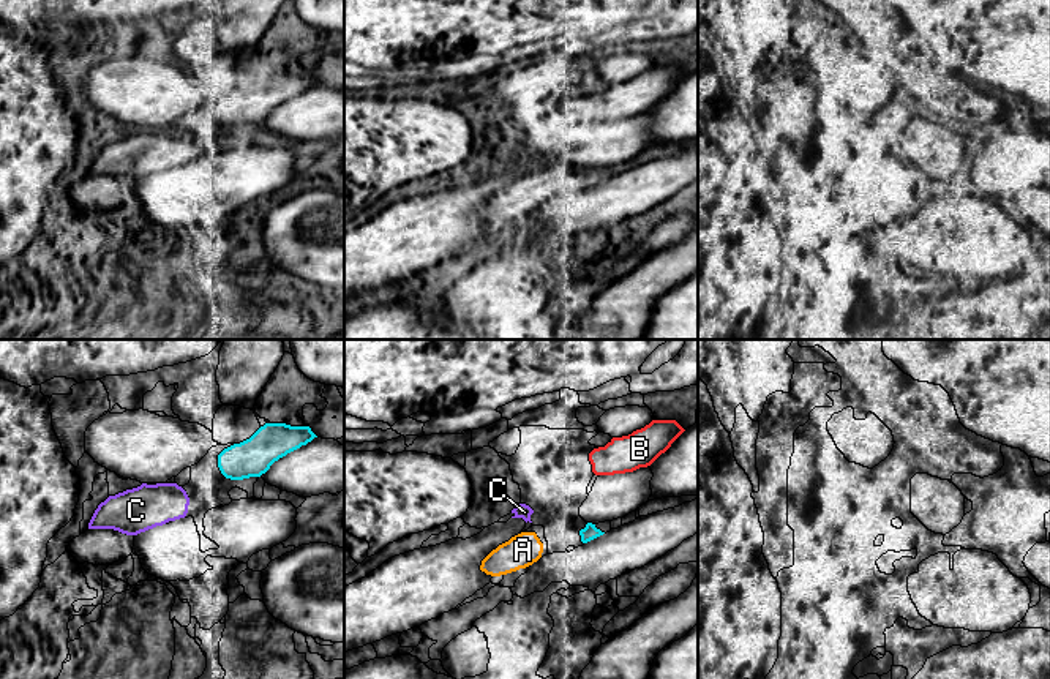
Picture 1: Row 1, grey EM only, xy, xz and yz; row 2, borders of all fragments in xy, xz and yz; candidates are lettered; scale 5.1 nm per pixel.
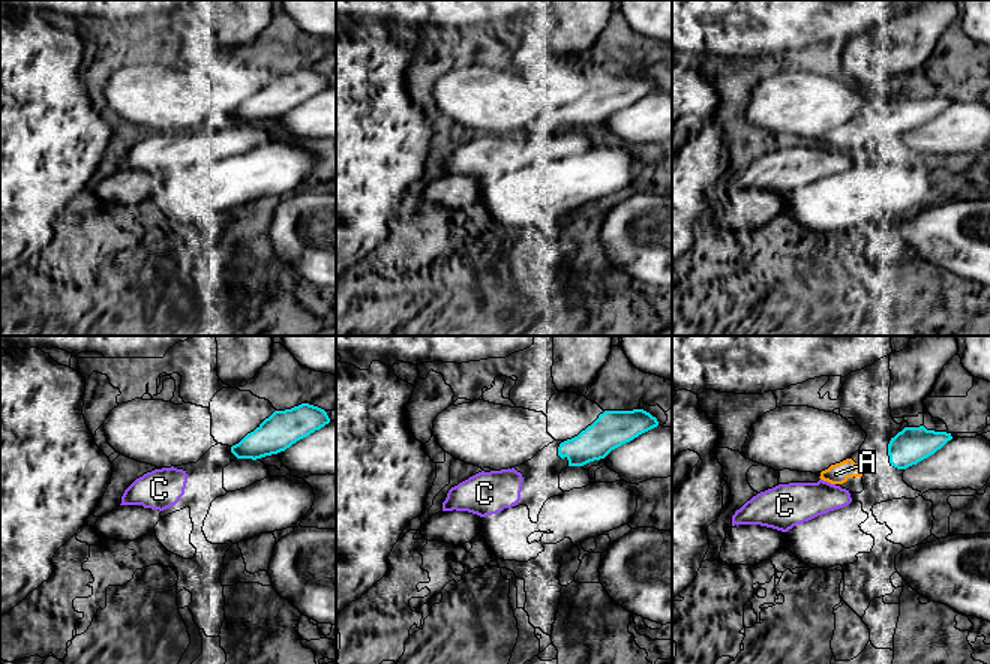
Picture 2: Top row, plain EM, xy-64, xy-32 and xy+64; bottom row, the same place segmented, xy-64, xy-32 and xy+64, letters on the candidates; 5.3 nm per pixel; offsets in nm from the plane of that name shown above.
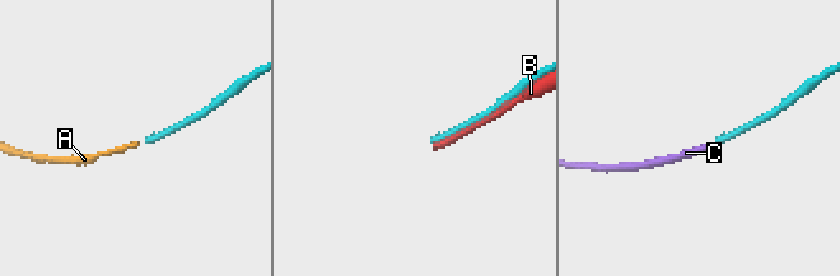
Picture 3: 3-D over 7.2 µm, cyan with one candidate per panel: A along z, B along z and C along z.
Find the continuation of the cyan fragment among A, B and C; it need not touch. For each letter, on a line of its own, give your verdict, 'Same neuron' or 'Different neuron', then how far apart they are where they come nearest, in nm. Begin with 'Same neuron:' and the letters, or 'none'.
Same neuron: A
A: Same neuron. Distance 200 nm
B: Different neuron. Distance 240 nm
C: Different neuron. Distance 200 nm

